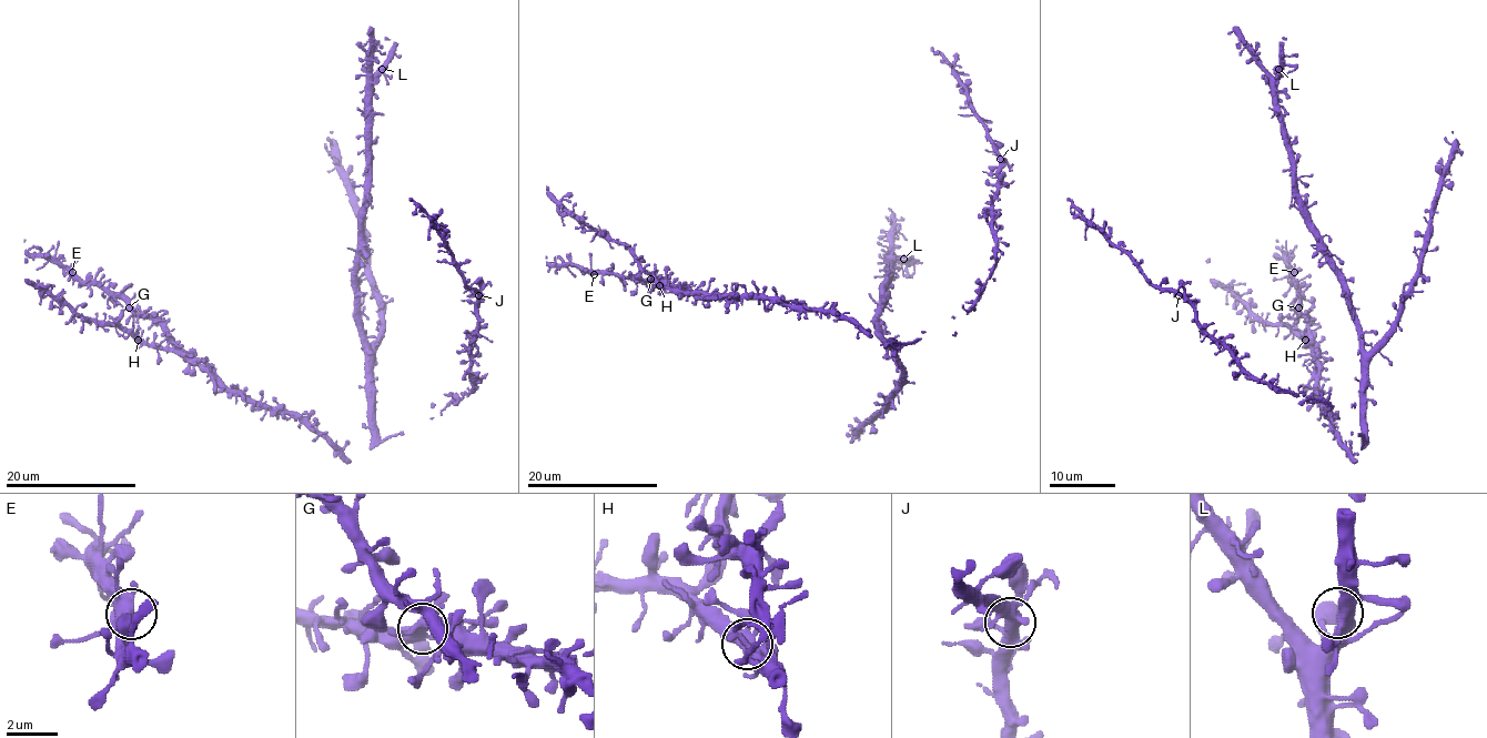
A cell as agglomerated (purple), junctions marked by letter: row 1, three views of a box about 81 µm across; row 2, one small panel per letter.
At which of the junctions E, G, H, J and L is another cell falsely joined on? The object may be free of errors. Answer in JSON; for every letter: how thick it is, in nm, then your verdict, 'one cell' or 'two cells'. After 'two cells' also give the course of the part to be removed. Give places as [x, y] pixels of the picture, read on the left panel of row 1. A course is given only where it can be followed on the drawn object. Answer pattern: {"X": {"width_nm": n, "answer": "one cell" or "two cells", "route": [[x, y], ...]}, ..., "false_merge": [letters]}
{"E": {"width_nm": 480, "answer": "one cell"}, "G": {"width_nm": 420, "answer": "one cell"}, "H": {"width_nm": 440, "answer": "one cell"}, "J": {"width_nm": 440, "answer": "one cell"}, "L": {"width_nm": 440, "answer": "one cell"}, "false_merge": []}

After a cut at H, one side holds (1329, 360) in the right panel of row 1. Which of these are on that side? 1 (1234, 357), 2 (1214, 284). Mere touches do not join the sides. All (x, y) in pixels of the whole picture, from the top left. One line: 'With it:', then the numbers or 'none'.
With it: 1

